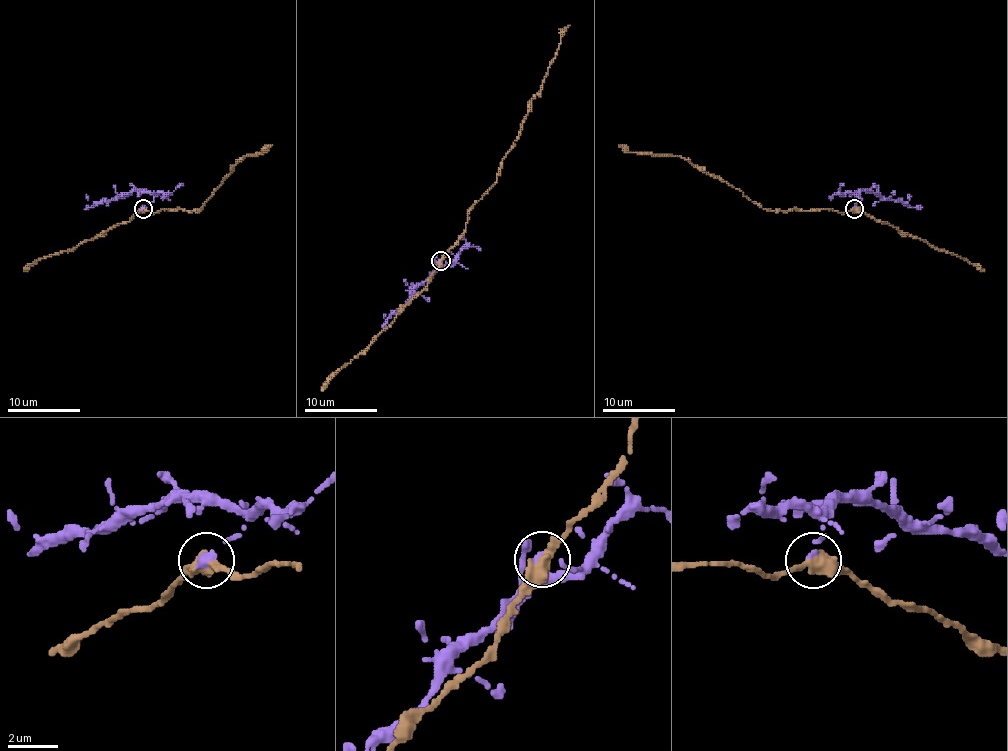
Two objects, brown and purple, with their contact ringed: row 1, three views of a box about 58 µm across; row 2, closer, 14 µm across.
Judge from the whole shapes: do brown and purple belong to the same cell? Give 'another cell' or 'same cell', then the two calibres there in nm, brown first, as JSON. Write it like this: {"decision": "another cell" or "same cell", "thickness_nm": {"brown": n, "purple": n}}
{"decision": "another cell", "thickness_nm": {"brown": 440, "purple": 380}}

